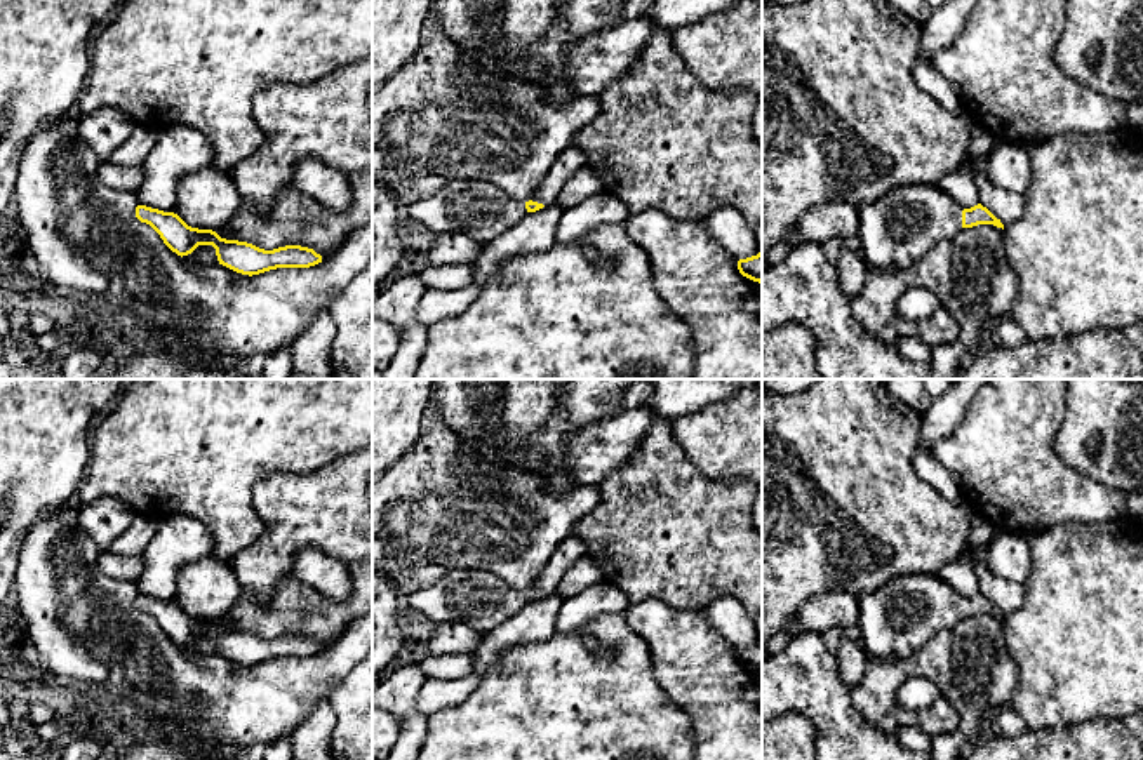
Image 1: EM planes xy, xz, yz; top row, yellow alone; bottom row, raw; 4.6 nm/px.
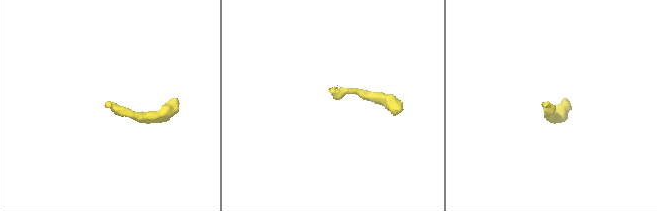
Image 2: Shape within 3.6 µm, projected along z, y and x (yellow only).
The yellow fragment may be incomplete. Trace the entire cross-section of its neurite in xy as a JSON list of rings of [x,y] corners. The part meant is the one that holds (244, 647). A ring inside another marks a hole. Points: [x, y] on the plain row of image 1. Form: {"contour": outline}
{"contour": [[[146,595],[136,597],[136,607],[150,614],[177,645],[188,645],[198,635],[212,635],[219,654],[249,666],[277,657],[310,657],[322,652],[322,645],[308,637],[285,635],[264,640],[247,631],[221,628],[212,619],[191,617],[177,603]]]}

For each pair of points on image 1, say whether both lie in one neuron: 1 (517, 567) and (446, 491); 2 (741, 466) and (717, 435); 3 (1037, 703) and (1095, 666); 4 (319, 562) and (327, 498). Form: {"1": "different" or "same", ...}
{"1": "same", "2": "same", "3": "same", "4": "different"}

